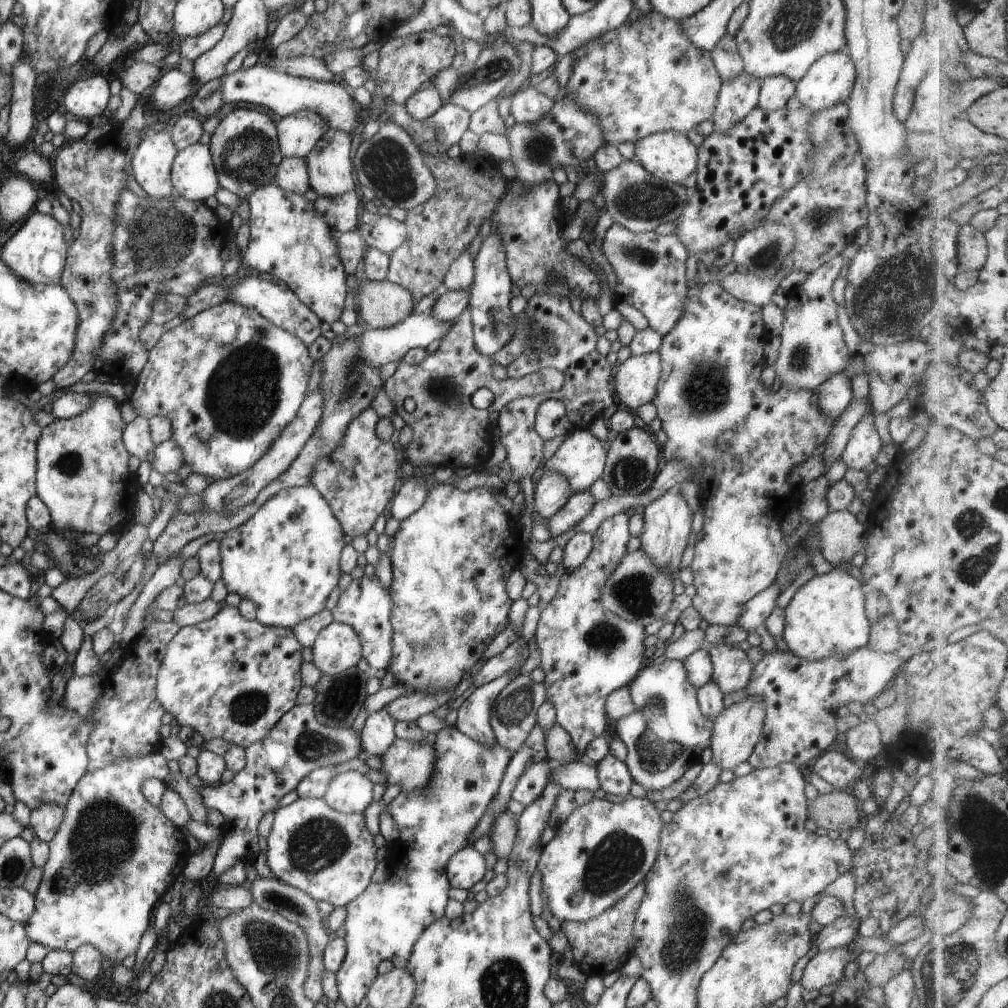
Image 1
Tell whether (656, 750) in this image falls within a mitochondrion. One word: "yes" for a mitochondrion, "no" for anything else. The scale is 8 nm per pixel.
yes

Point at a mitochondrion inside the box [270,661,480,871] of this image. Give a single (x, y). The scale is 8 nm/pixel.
(308, 745)

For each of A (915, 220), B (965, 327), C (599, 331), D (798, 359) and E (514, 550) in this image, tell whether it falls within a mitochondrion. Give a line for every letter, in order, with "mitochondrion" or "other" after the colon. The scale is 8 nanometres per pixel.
A: other
B: other
C: other
D: mitochondrion
E: other

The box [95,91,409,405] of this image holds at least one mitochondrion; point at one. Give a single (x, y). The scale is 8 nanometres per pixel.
(154, 242)

